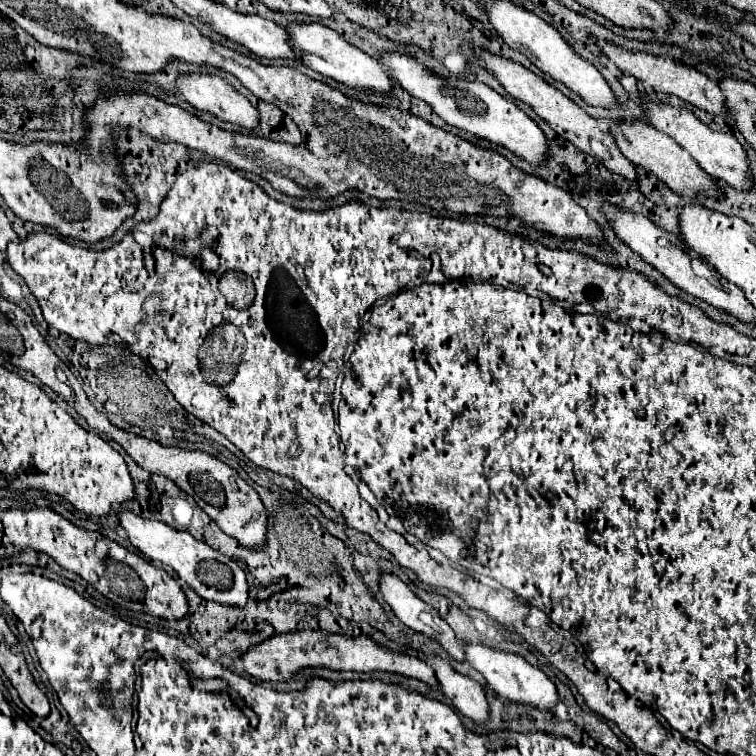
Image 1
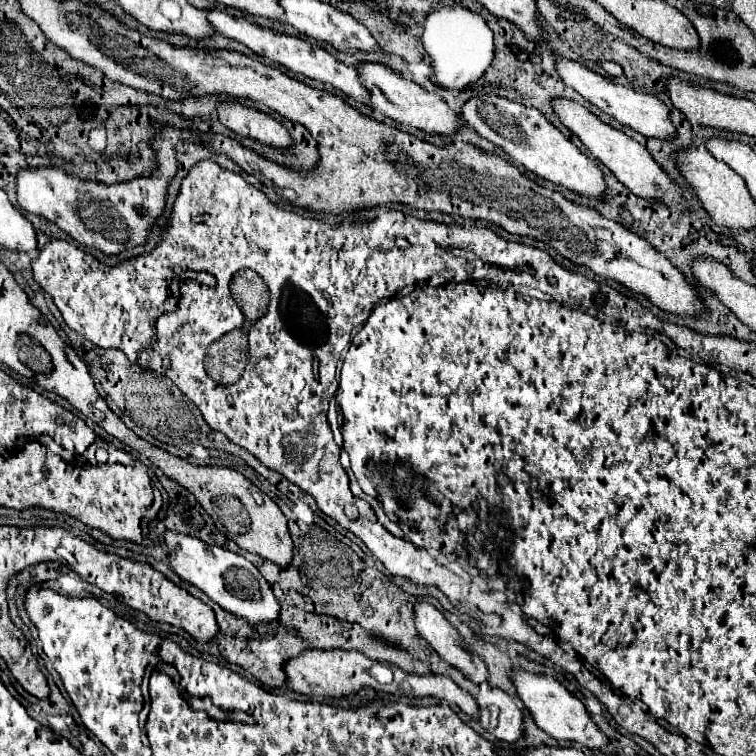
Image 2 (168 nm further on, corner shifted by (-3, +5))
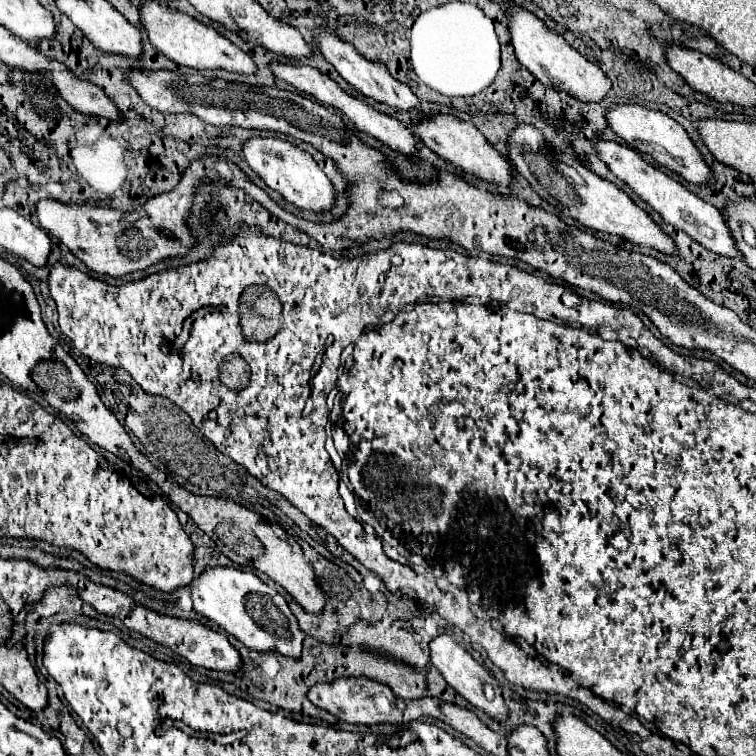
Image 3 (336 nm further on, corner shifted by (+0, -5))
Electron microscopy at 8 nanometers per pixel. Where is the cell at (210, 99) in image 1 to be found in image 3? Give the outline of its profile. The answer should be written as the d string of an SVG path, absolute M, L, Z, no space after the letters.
M248 138L242 144L242 154L248 166L260 174L260 178L276 192L280 192L288 202L304 210L328 210L334 204L334 188L326 174L318 168L308 152L292 146L280 138Z

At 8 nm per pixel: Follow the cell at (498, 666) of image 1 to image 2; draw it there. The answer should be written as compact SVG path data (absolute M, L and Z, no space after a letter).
M515 670L513 674L513 682L517 688L517 694L521 698L521 702L531 710L535 724L549 734L555 740L573 740L583 744L589 750L603 750L605 754L611 754L609 750L609 738L597 728L597 724L591 720L587 708L583 706L583 702L575 696L571 696L565 686L561 686L555 678L551 676L543 676L543 674L529 674L523 670Z

